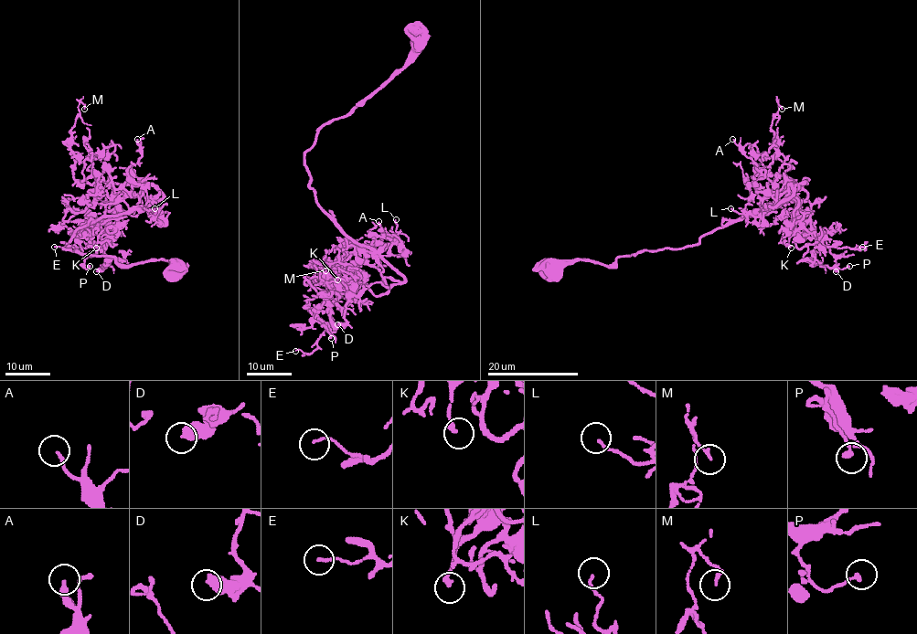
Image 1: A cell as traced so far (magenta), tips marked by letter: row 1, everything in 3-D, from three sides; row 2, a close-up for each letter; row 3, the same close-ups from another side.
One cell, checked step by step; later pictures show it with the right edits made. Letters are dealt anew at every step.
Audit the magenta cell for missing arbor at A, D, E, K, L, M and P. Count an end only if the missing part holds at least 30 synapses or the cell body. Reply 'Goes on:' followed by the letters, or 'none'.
Goes on: none

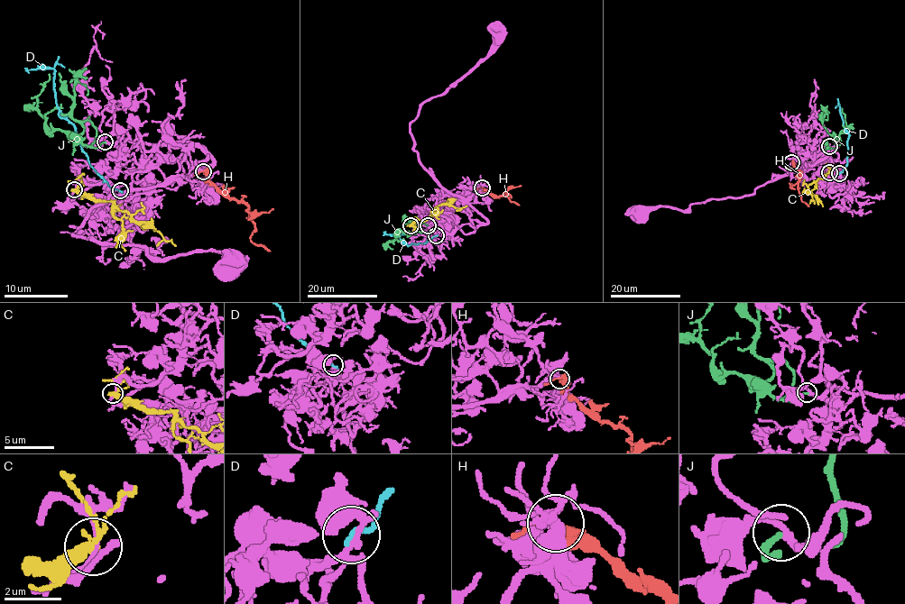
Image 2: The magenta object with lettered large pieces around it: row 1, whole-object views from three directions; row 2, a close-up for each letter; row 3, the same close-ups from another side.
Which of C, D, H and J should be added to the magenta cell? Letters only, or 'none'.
J

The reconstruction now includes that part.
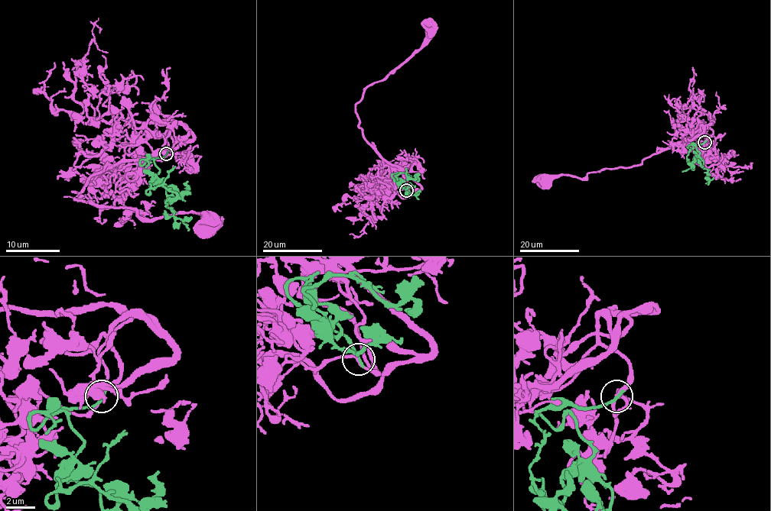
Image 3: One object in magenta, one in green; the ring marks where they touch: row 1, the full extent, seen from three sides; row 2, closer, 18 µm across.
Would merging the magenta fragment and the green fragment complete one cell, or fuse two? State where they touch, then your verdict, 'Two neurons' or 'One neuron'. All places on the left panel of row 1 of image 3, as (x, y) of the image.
Place: (166, 153). One neuron

